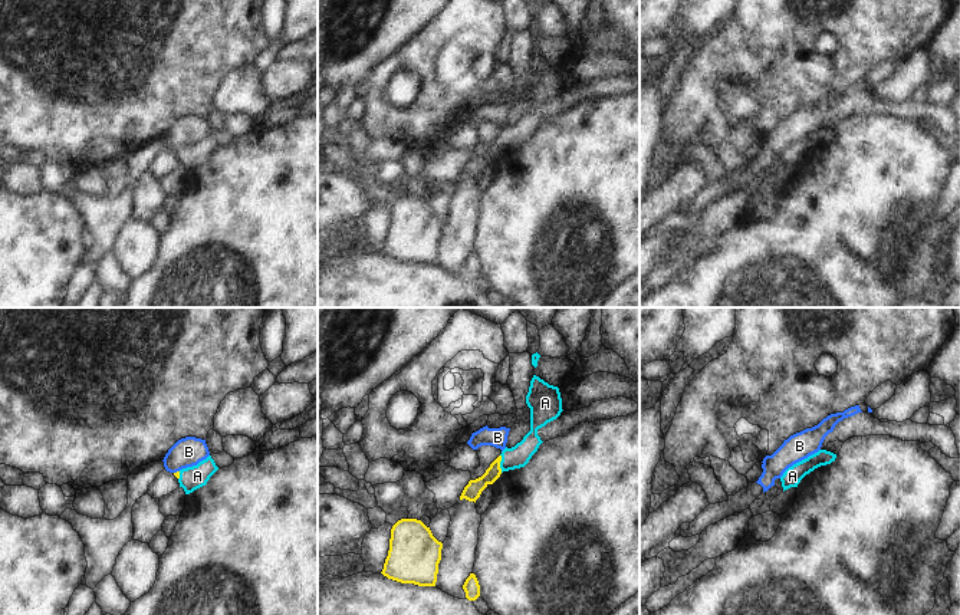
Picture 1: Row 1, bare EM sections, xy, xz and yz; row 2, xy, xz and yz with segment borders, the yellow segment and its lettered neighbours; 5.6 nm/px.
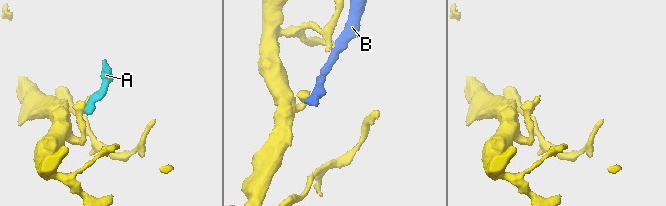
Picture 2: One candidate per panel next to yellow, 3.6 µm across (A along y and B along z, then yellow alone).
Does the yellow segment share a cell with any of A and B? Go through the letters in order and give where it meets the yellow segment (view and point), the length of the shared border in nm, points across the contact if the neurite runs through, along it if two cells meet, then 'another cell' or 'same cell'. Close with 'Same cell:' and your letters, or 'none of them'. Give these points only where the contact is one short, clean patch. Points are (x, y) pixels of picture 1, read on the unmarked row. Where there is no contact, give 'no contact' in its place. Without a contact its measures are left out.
A: contact xz (499, 141); length 100 nm; way xz (472, 170), (499, 141), (518, 134); same cell
B: contact xy (177, 150); length 40 nm; another cell
Same cell: A

